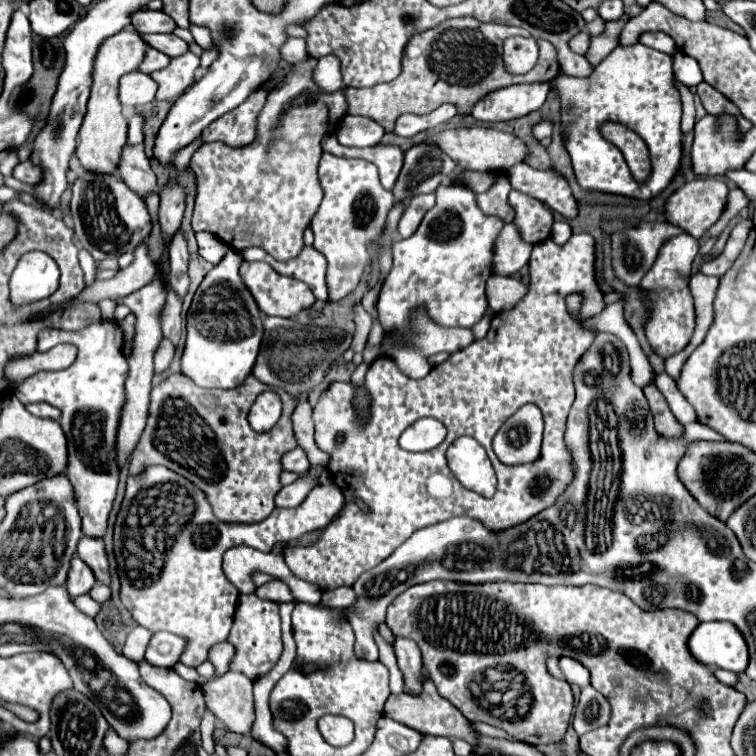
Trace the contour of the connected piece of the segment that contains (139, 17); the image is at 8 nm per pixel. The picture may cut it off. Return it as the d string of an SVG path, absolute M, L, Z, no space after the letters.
M138 10L130 16L132 20L132 26L140 32L140 34L146 34L146 32L172 32L176 28L174 20L164 14L164 12L154 12L154 10Z

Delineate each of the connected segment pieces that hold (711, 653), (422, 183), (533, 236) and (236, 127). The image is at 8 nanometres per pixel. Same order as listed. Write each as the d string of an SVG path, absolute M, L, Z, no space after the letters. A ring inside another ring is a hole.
M702 622L688 638L690 654L704 666L744 672L748 666L748 648L736 626L728 622Z
M416 144L404 154L402 172L392 188L394 204L406 204L414 196L434 192L442 180L456 170L456 164L434 146Z
M516 190L510 192L508 200L510 200L510 206L516 210L514 224L520 228L520 234L524 236L526 242L536 244L550 236L550 228L554 222L550 208L544 208L532 196L520 194Z
M258 86L238 108L232 112L220 116L214 120L204 132L202 132L202 142L214 142L214 140L224 140L224 144L242 148L254 142L256 138L256 126L258 126L258 114L266 104L268 92Z

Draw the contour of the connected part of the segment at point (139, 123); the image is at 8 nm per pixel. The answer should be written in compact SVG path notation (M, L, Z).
M136 112L128 120L128 144L138 144L144 140L144 118Z

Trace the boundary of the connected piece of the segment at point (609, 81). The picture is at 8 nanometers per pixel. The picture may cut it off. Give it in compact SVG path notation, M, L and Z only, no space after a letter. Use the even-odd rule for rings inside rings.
M640 42L632 46L618 46L614 48L596 68L590 76L586 78L570 78L570 76L560 76L554 86L558 88L558 95L561 102L561 133L566 136L565 147L572 158L574 174L582 190L592 190L592 192L604 192L604 194L620 194L636 200L652 200L658 194L664 192L664 188L672 182L680 168L680 158L682 158L682 130L680 130L680 116L682 116L682 106L680 106L680 94L672 84L672 56L662 54L658 50L652 50ZM606 122L616 122L624 124L648 144L652 150L652 176L646 184L636 184L622 152L608 142L600 128Z

